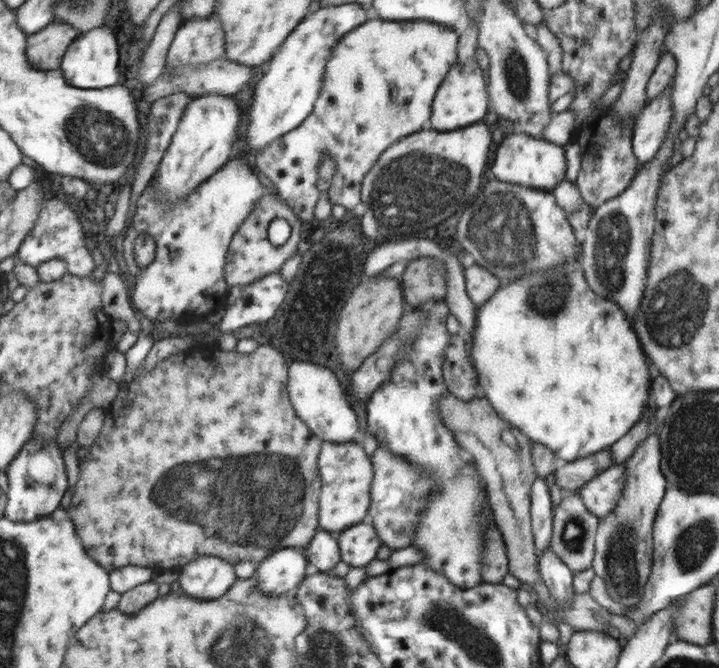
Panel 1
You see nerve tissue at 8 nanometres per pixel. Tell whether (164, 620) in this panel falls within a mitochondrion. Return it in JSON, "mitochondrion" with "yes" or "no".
{"mitochondrion":"no"}

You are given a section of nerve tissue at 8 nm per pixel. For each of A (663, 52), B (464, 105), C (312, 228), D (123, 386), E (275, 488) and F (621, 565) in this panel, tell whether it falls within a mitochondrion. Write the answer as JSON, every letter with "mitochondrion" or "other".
{"A":"other","B":"other","C":"other","D":"other","E":"mitochondrion","F":"mitochondrion"}

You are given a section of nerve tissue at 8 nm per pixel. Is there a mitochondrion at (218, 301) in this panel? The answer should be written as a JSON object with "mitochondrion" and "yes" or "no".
{"mitochondrion":"no"}

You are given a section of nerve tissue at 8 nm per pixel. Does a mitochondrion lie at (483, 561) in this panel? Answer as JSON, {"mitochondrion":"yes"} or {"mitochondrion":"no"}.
{"mitochondrion":"no"}

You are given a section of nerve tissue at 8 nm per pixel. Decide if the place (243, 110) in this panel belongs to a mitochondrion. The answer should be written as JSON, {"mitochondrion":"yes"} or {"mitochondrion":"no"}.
{"mitochondrion":"no"}

